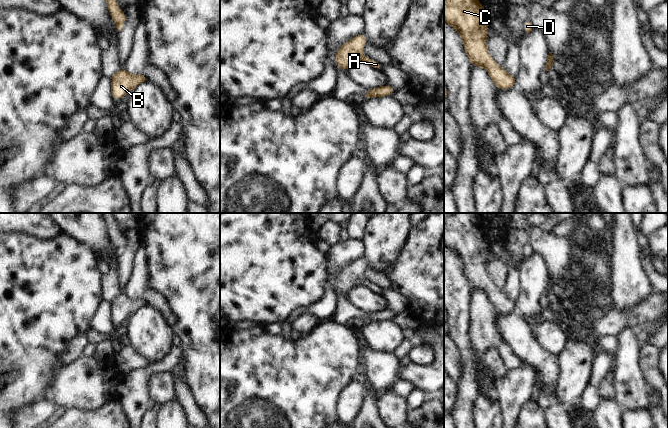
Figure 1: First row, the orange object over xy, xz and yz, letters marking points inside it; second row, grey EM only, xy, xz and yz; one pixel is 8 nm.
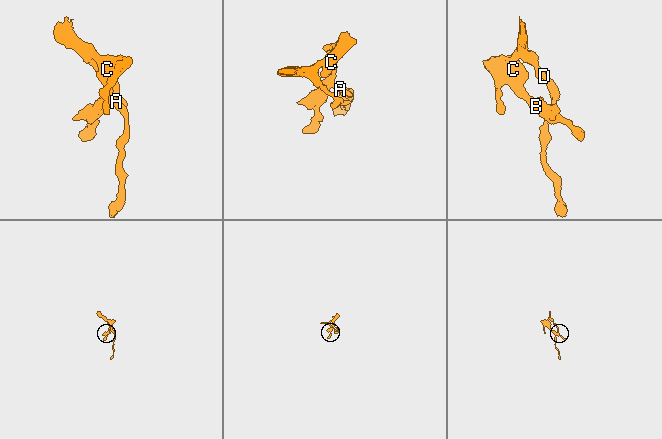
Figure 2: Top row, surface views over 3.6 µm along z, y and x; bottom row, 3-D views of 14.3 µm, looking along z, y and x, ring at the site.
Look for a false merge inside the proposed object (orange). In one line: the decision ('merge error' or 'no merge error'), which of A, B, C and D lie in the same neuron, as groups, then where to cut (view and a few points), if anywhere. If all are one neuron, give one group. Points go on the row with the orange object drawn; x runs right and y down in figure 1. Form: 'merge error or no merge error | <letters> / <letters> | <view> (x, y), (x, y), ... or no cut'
no merge error | A B C D | no cut

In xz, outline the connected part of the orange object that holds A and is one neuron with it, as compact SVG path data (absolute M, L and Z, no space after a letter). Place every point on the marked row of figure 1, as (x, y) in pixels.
M363 32L338 47L335 61L343 72L346 72L346 70L355 63L356 57L359 57L363 63L373 69L381 71L382 65L379 62L363 54L363 47L366 45L367 41L367 37Z

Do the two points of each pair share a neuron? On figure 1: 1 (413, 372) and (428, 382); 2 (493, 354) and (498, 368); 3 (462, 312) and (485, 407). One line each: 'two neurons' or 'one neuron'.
1: one neuron
2: one neuron
3: two neurons

